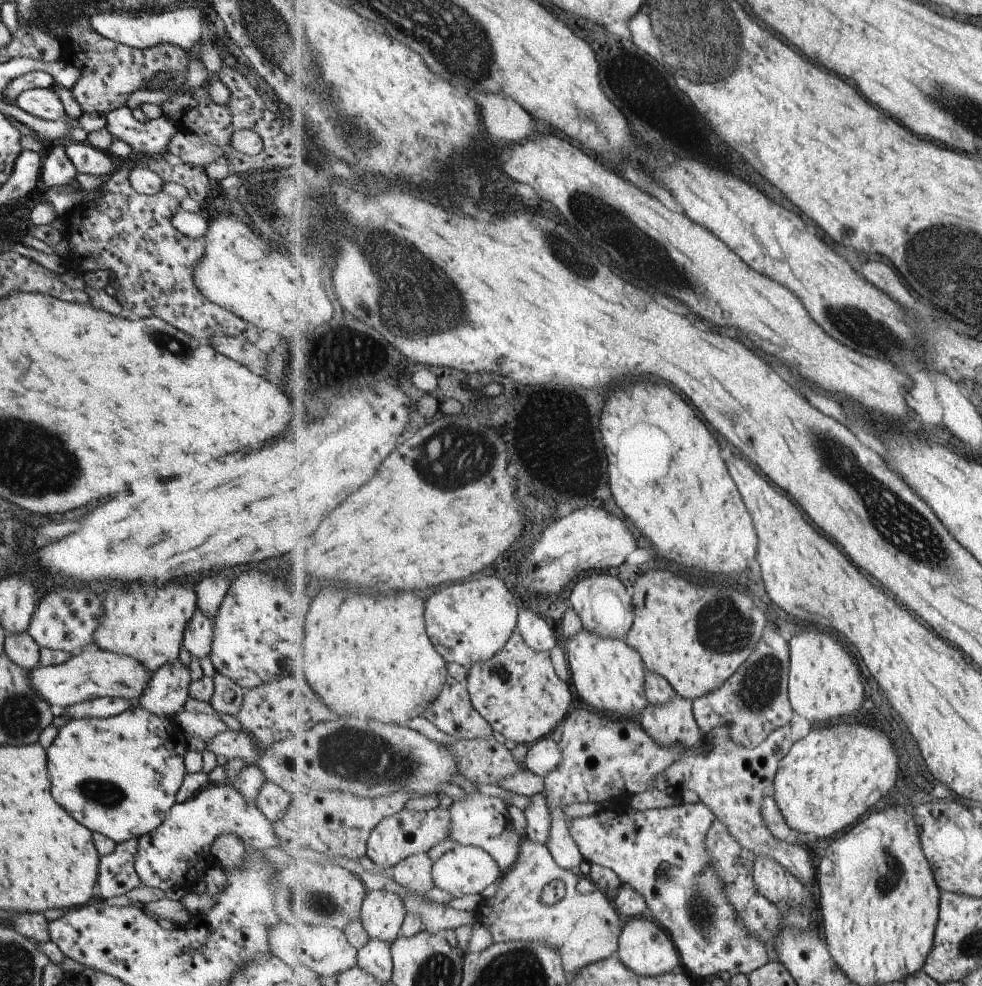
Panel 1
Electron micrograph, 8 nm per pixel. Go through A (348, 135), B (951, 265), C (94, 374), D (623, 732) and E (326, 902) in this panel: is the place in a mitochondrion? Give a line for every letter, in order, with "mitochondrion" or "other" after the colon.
A: mitochondrion
B: mitochondrion
C: other
D: other
E: mitochondrion

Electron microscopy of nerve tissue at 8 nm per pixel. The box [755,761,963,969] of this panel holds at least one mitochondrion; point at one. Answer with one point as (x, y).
(891, 872)

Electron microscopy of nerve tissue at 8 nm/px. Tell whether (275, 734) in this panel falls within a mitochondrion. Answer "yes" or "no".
no

